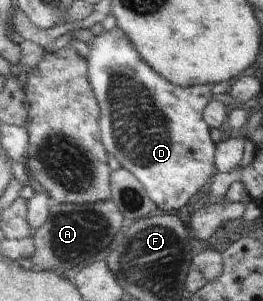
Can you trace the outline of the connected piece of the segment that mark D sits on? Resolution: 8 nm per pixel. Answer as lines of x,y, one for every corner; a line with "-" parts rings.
117,27
96,35
88,46
87,77
99,103
99,135
107,155
113,155
139,179
160,210
183,207
215,174
216,144
202,116
211,100
211,85
181,87
169,83
139,57

